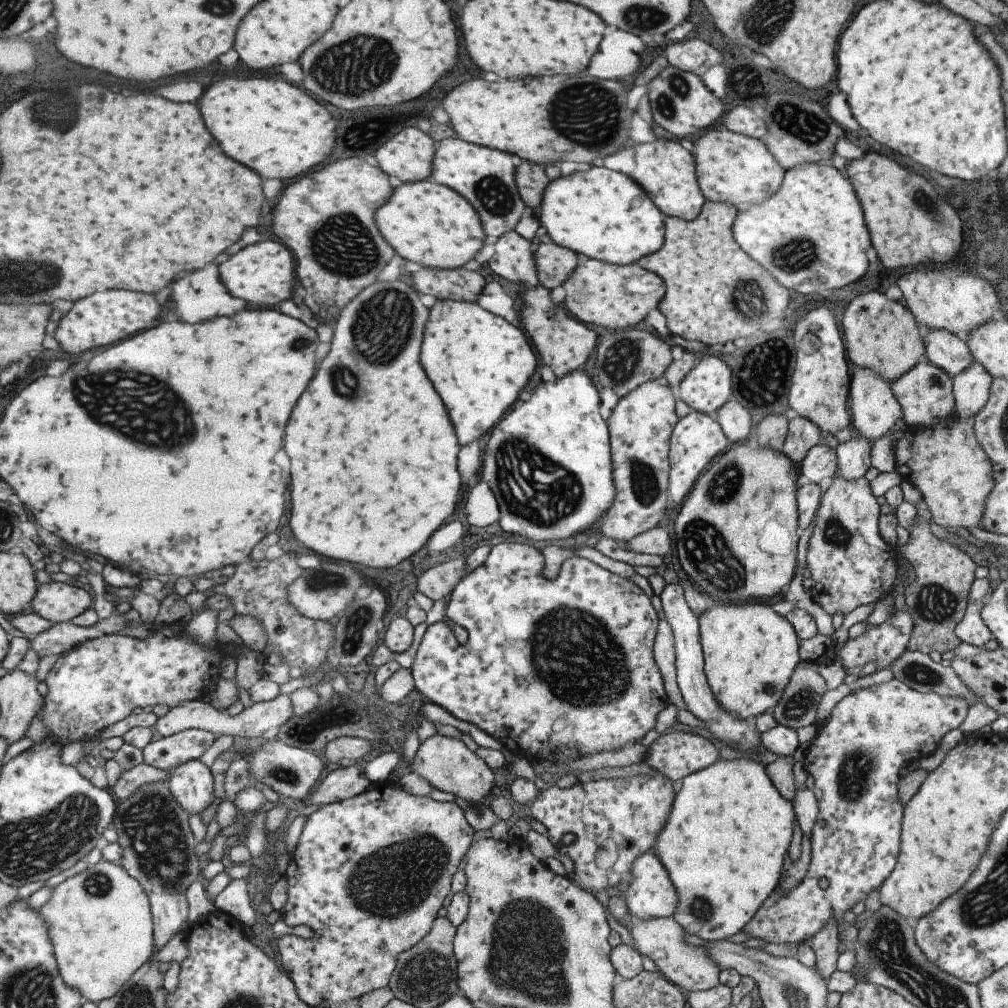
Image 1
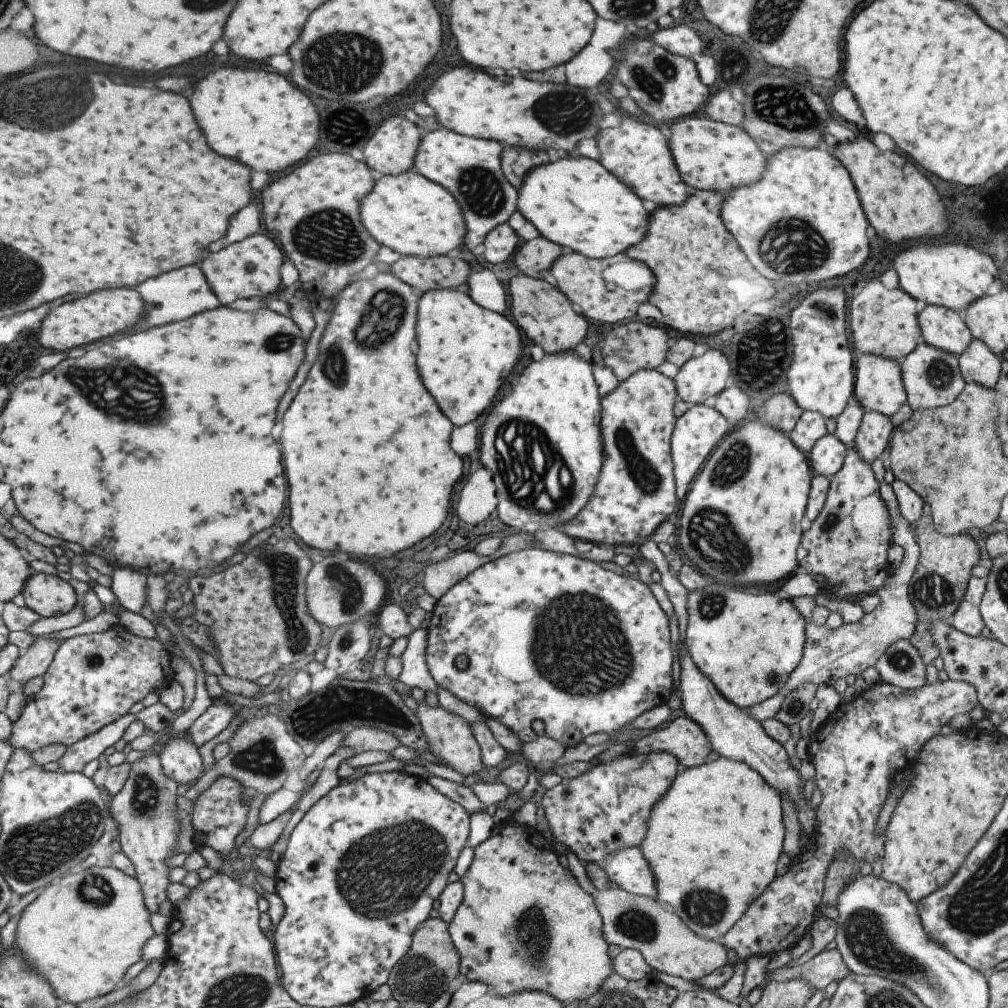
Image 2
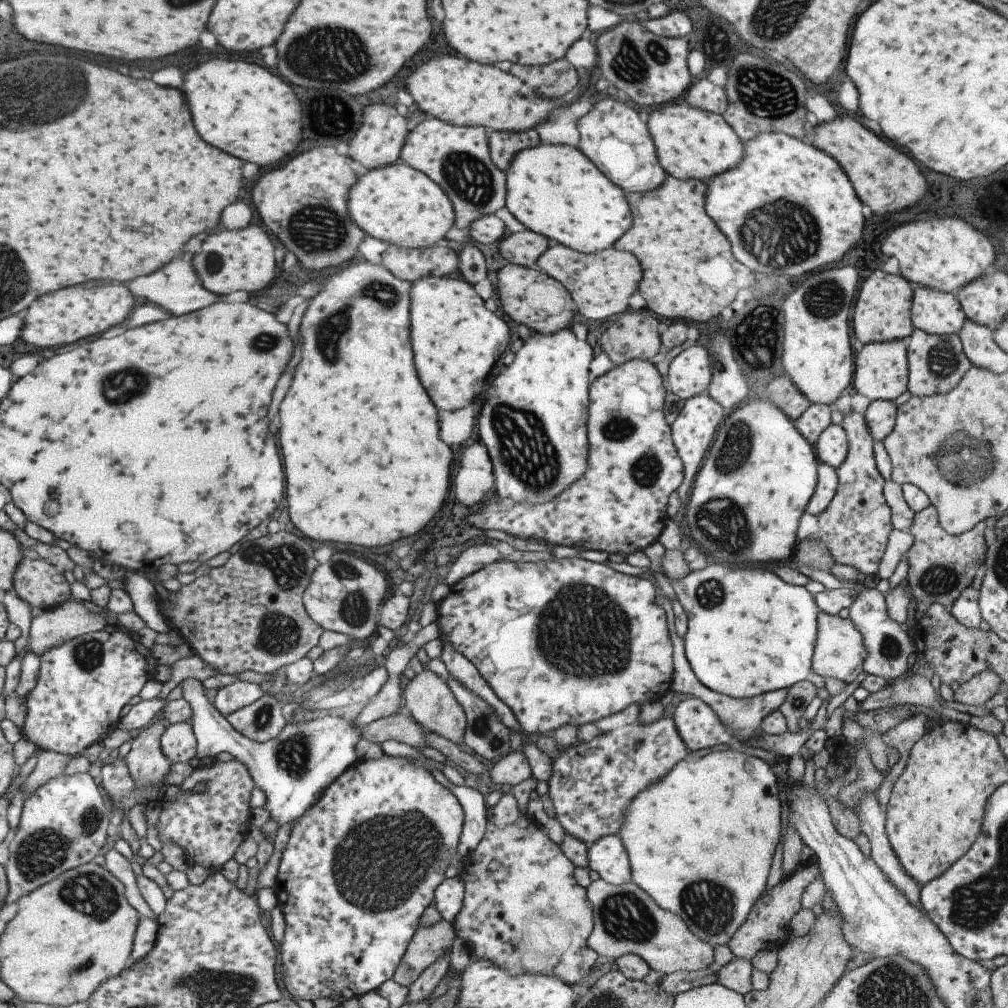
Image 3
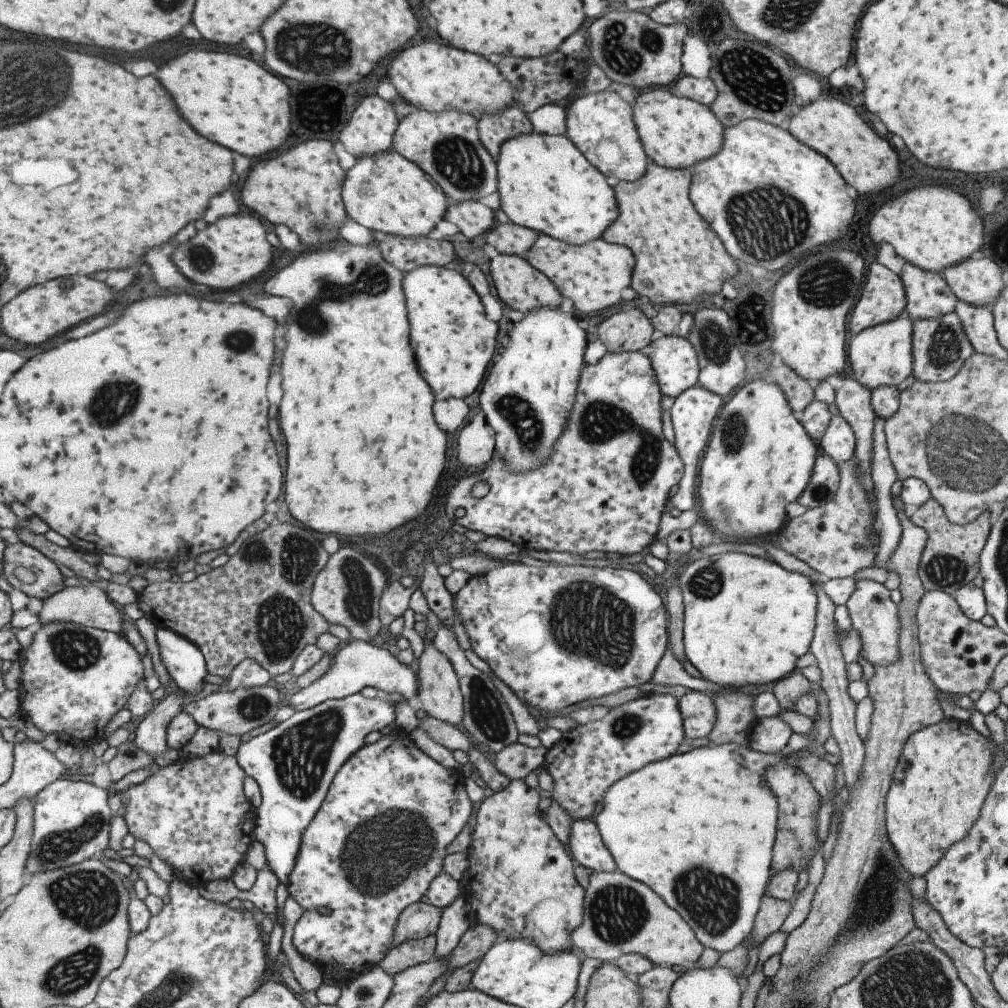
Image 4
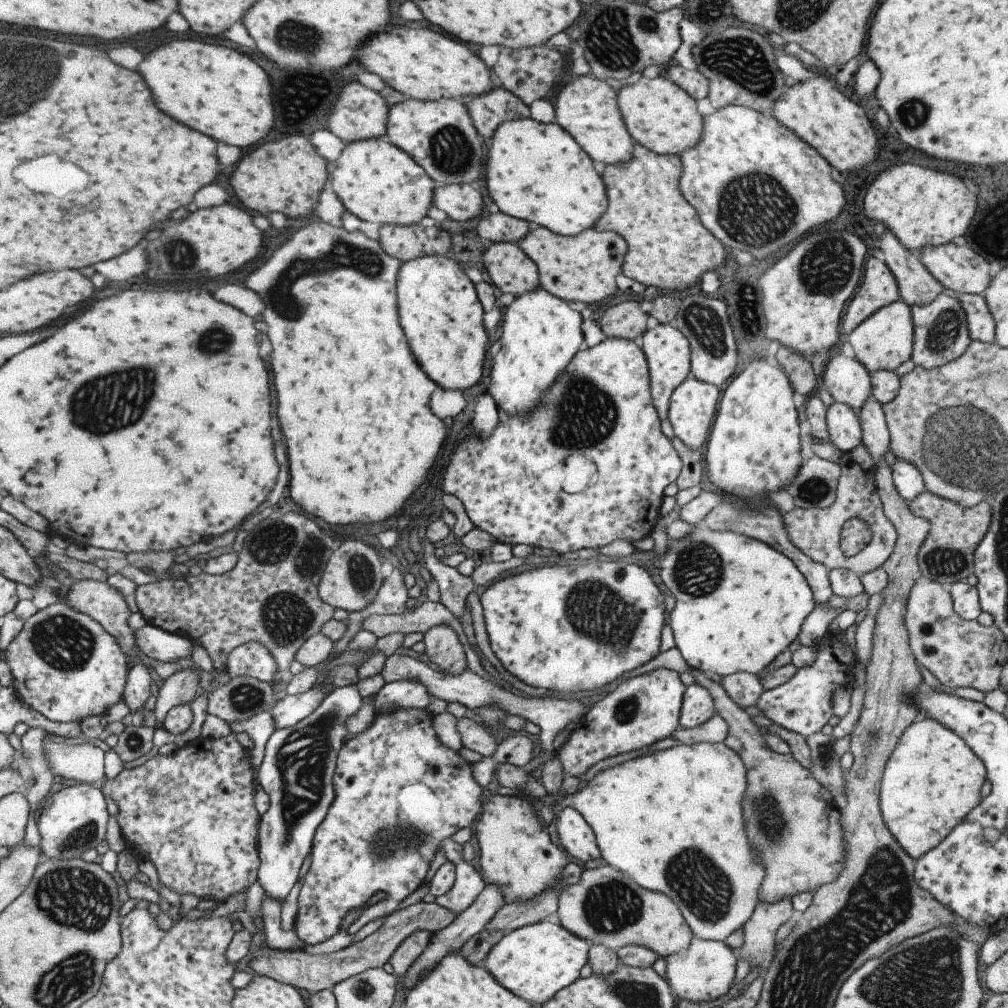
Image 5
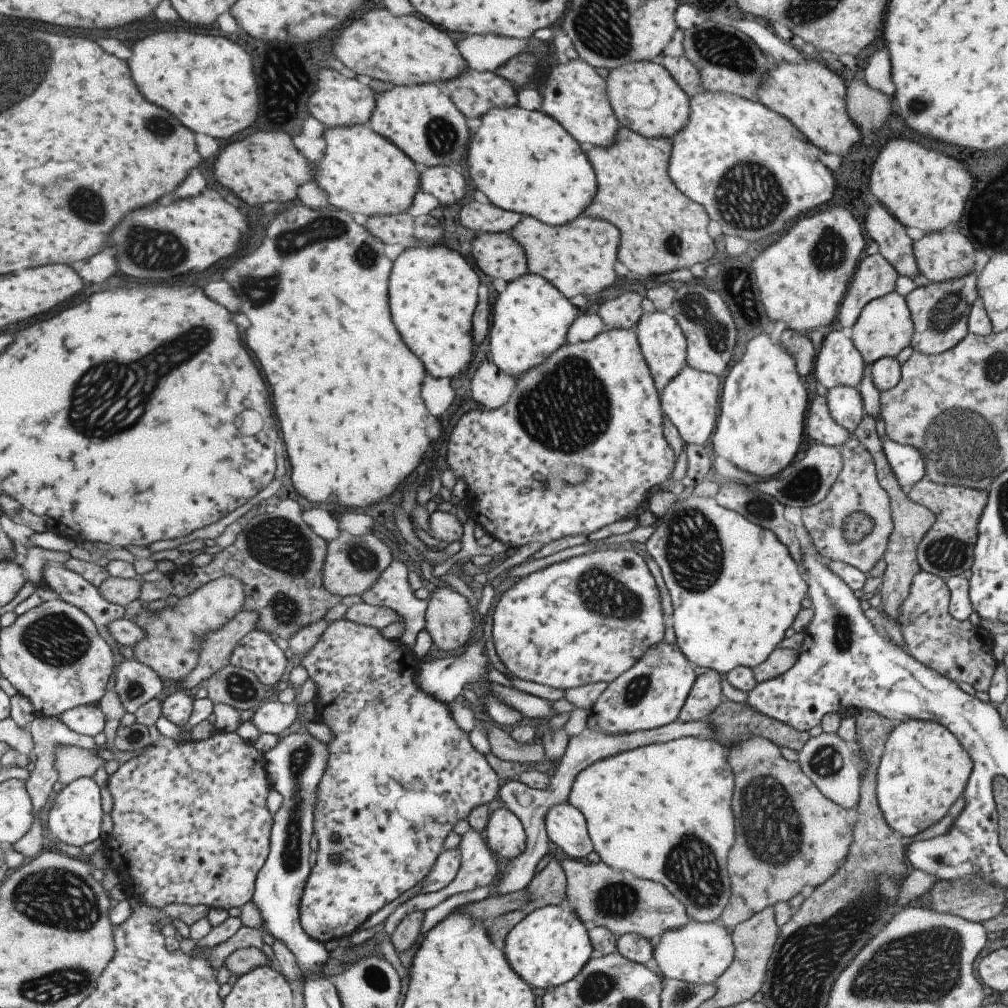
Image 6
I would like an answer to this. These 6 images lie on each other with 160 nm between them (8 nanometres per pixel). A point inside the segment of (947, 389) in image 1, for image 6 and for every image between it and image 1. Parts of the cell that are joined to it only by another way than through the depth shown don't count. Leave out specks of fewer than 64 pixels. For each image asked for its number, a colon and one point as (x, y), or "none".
2: (931, 379)
3: (935, 364)
4: (939, 346)
5: (939, 334)
6: (938, 311)

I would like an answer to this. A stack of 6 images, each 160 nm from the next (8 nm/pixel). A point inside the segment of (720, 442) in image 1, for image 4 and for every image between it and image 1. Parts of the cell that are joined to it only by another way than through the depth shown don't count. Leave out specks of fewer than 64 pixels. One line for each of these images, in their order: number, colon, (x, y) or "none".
2: (696, 431)
3: (693, 430)
4: (691, 414)

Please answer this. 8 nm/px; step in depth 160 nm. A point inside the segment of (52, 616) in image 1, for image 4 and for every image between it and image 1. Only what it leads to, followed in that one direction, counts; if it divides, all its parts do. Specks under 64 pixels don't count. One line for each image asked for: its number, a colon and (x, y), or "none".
2: (50, 596)
3: (38, 582)
4: (26, 569)

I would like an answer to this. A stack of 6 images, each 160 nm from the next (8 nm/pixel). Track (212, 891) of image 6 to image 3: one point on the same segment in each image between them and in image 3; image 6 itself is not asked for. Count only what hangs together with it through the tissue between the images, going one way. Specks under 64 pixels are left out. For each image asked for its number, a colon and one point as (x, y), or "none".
3: (208, 825)
4: (192, 813)
5: (191, 814)

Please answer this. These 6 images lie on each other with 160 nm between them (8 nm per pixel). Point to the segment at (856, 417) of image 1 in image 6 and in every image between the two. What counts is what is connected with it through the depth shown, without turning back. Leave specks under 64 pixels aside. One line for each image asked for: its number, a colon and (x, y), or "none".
2: (877, 386)
3: (880, 373)
4: (881, 355)
5: (883, 341)
6: (884, 327)

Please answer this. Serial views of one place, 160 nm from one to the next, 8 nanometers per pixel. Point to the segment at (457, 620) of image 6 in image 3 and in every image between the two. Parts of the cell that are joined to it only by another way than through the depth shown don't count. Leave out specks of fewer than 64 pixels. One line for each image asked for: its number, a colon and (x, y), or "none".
3: (428, 700)
4: (438, 692)
5: (443, 648)

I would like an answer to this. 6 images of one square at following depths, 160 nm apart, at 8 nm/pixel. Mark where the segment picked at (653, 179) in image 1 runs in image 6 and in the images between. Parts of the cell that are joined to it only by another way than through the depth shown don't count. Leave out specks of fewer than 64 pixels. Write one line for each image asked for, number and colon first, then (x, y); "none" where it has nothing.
2: (635, 153)
3: (612, 137)
4: (599, 124)
5: (586, 108)
6: (574, 94)

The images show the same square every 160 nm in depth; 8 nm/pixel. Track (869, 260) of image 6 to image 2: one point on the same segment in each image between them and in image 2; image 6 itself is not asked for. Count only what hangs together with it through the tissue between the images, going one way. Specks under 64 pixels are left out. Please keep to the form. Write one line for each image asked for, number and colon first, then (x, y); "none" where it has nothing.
2: (883, 322)
3: (881, 313)
4: (882, 298)
5: (878, 287)

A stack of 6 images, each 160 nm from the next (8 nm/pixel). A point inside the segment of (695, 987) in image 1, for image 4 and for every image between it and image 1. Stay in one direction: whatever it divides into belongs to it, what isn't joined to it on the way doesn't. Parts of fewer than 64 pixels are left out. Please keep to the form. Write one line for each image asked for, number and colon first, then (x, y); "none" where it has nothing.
2: (633, 922)
3: (627, 921)
4: (620, 915)

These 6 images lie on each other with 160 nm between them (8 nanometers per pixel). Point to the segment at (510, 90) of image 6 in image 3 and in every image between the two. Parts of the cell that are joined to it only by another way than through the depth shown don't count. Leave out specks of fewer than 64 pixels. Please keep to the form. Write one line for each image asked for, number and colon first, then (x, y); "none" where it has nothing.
3: (503, 146)
4: (493, 129)
5: (487, 110)

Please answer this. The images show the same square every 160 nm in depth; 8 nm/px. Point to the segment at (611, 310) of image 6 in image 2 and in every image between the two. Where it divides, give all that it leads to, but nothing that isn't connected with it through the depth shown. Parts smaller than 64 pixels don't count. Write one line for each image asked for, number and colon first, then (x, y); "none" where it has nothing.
2: (634, 346)
3: (633, 335)
4: (630, 330)
5: (625, 320)

